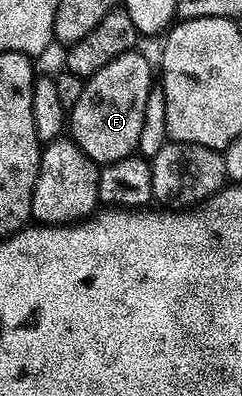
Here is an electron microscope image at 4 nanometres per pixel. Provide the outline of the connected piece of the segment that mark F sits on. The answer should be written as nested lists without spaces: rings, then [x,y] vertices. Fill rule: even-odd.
[[[137,49],[116,56],[104,64],[100,72],[85,79],[80,100],[69,107],[68,134],[92,161],[99,164],[124,160],[135,153],[140,140],[140,127],[144,125],[144,108],[148,108],[148,92],[156,85],[156,70]]]

